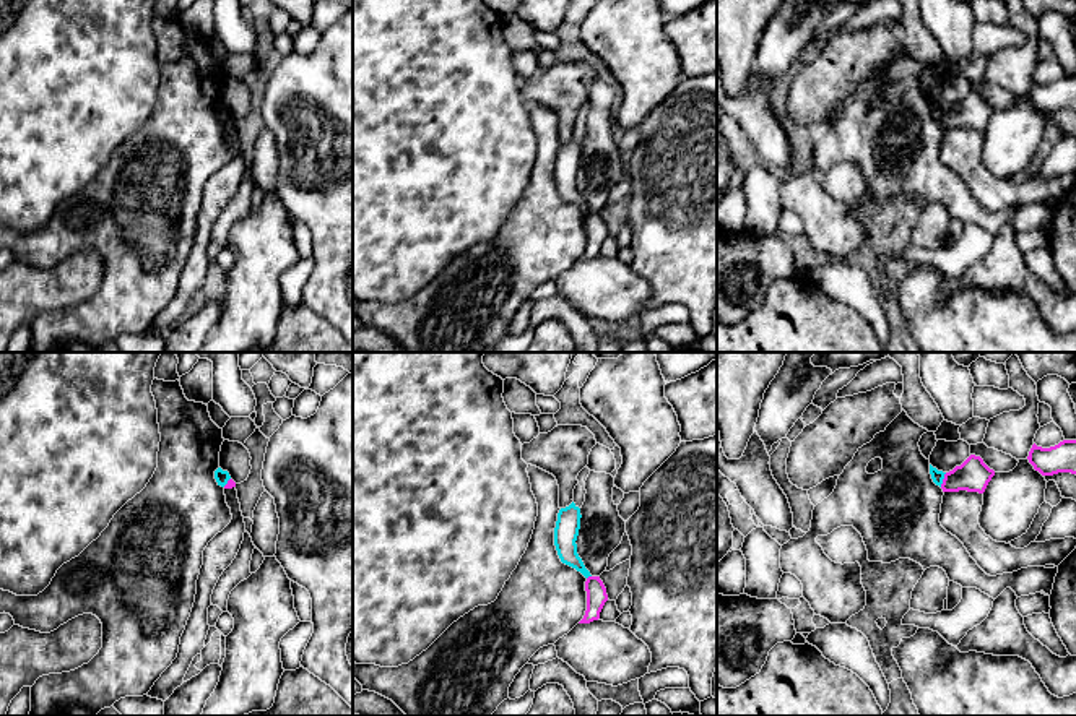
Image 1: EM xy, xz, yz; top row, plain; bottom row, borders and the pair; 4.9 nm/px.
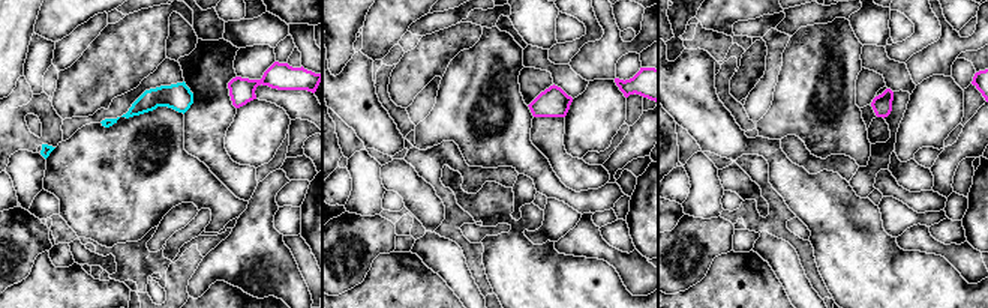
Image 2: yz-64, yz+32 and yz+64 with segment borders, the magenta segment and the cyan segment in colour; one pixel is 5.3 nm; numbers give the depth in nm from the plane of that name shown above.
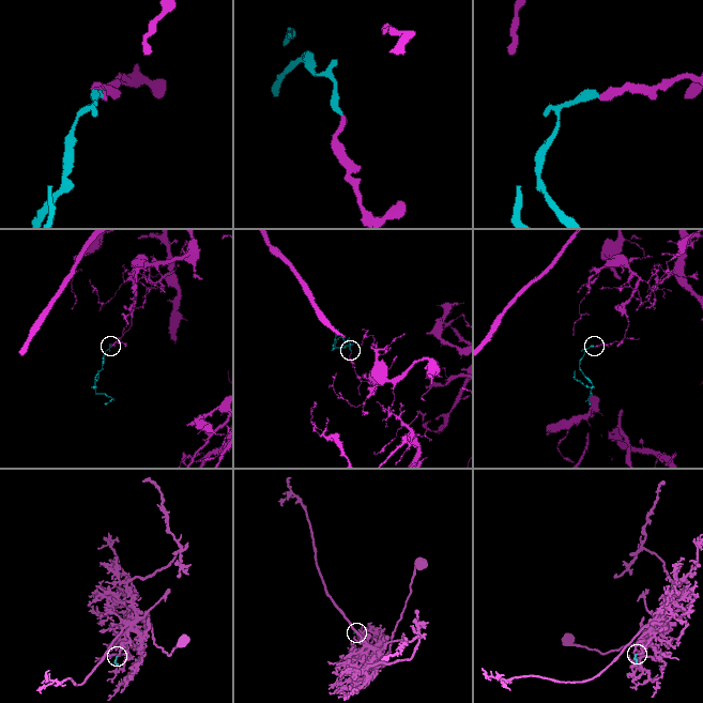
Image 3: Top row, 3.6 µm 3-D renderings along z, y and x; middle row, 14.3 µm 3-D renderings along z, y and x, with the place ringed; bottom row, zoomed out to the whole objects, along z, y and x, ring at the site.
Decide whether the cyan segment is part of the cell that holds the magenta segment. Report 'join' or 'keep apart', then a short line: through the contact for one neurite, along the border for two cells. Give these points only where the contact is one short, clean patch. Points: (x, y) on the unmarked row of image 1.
keep apart; line yz (946, 109), (940, 122)

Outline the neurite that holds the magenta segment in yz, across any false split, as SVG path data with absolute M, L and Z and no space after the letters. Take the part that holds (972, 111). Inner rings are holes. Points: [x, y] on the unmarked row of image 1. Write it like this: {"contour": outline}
{"contour": "M970 91L961 102L944 110L943 128L978 128L983 130L995 112L980 93Z"}

